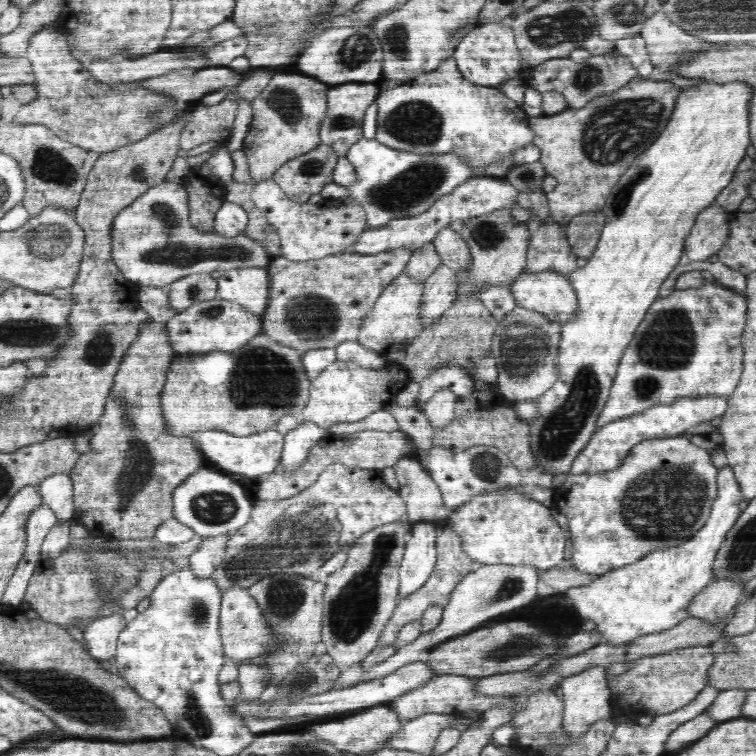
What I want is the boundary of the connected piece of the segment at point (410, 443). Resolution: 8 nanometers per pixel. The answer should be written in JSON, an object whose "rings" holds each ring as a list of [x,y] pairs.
{"rings":[[[400,429],[394,432],[367,430],[349,435],[328,432],[324,438],[318,441],[316,446],[310,449],[307,459],[301,467],[290,472],[274,471],[269,473],[266,480],[260,484],[258,498],[262,501],[274,501],[296,496],[296,494],[314,484],[320,473],[332,464],[338,463],[352,468],[381,471],[383,468],[392,467],[402,456],[415,456],[416,453],[414,441],[408,433]]]}

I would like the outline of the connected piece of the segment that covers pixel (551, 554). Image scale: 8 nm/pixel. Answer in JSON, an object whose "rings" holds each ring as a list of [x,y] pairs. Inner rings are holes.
{"rings":[[[509,487],[470,498],[444,526],[458,535],[462,550],[480,565],[527,565],[544,572],[565,564],[566,539],[550,508]]]}

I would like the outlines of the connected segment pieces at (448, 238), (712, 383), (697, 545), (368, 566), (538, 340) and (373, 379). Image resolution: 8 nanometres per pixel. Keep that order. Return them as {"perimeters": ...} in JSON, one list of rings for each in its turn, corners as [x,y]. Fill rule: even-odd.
{"perimeters":[[[[448,226],[438,231],[433,243],[444,265],[456,271],[470,266],[472,255],[468,243],[454,229]]],[[[705,280],[700,288],[674,290],[670,296],[658,298],[648,309],[644,320],[636,329],[636,336],[620,359],[610,396],[596,420],[594,433],[605,424],[637,415],[657,404],[670,404],[675,400],[696,395],[728,398],[736,390],[742,376],[744,349],[741,338],[746,319],[747,301],[744,294],[738,294],[716,282]]],[[[729,465],[719,468],[718,498],[702,529],[686,543],[664,550],[650,552],[635,564],[599,575],[590,584],[569,588],[564,596],[581,619],[592,620],[600,633],[599,644],[612,647],[630,645],[645,635],[660,633],[686,620],[691,600],[713,580],[713,565],[718,549],[728,532],[740,518],[745,506],[741,488]]],[[[391,523],[364,534],[346,550],[346,565],[329,574],[321,643],[339,668],[361,662],[378,647],[380,634],[398,601],[399,569],[411,530],[412,524]]],[[[518,307],[506,315],[497,323],[490,352],[496,359],[498,392],[516,402],[533,401],[544,395],[559,375],[555,364],[560,337],[561,324],[550,321],[539,312]]],[[[337,360],[324,368],[311,381],[308,404],[300,412],[302,418],[328,430],[338,423],[353,423],[384,408],[394,401],[395,396],[409,383],[404,361],[386,362],[382,368],[364,367],[354,361]]]]}

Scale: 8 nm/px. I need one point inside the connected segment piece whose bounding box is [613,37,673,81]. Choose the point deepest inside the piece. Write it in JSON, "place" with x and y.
{"place":[633,48]}

